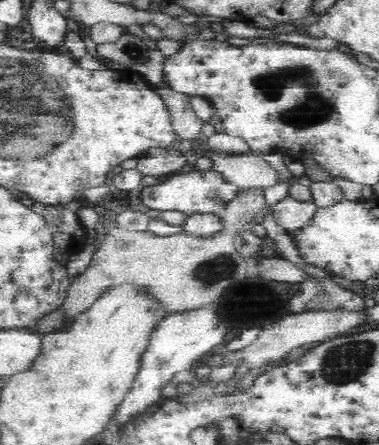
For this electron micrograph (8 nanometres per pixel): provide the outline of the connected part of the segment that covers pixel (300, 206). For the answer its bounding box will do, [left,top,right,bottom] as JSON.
[273,194,317,232]

